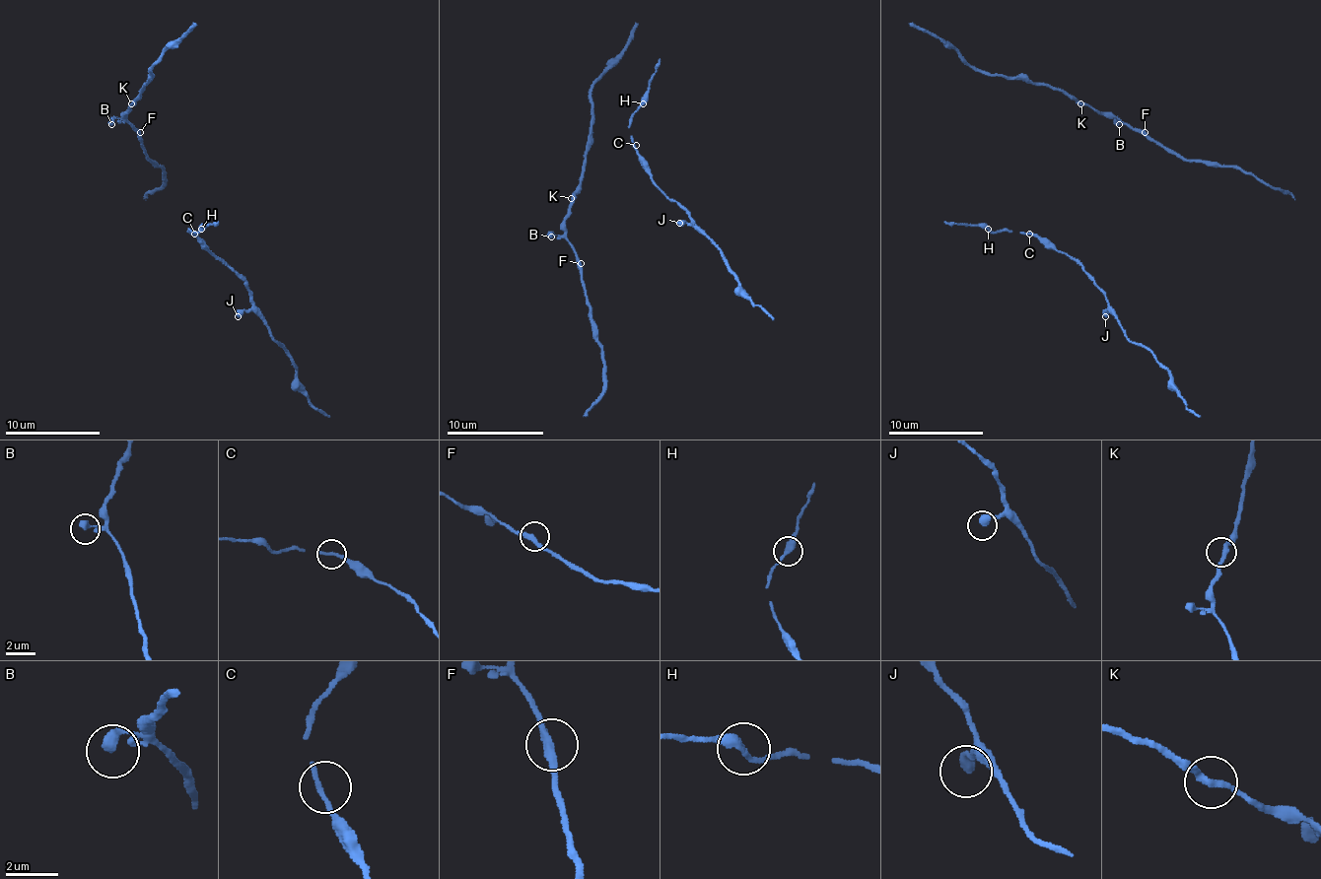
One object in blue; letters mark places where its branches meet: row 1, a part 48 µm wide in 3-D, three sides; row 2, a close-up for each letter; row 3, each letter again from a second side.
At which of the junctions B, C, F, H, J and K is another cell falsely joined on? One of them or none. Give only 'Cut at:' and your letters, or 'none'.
Cut at: none

